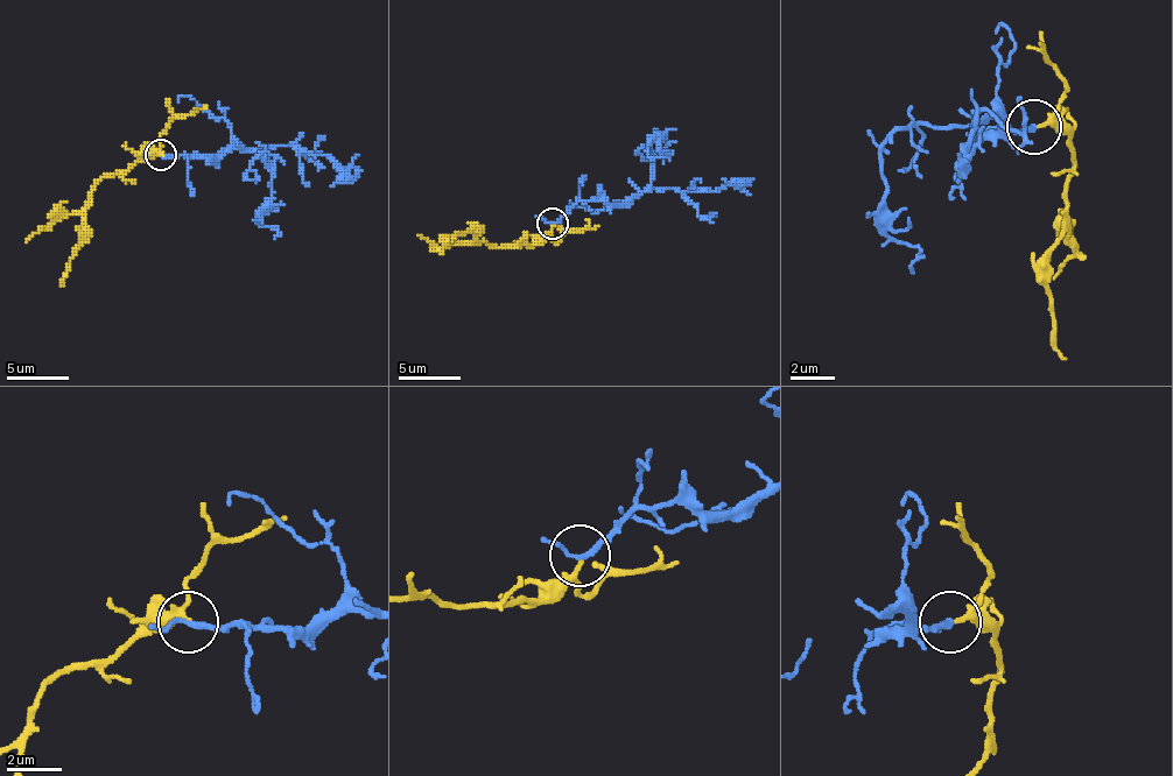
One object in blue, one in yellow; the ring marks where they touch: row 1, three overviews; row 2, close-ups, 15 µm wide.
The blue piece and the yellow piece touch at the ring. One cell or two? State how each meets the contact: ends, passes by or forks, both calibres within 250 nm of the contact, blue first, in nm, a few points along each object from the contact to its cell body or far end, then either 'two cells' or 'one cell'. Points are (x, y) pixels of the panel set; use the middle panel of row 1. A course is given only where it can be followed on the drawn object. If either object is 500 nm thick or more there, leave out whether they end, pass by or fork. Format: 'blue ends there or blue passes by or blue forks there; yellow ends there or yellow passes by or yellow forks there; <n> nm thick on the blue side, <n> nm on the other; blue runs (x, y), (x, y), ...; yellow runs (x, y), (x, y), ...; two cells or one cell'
blue passes by; yellow passes by; 160 nm thick on the blue side, 180 nm on the other; blue runs (552, 223), (580, 200), (632, 200), (651, 182), (664, 135), (648, 148), (651, 157), (667, 154); yellow runs (552, 226), (533, 245), (492, 247), (480, 241), (471, 228), (452, 241); one cell

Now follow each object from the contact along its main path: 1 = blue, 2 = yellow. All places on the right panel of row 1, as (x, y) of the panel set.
1: (1033, 128), (995, 133), (995, 117), (962, 128), (918, 122), (879, 149), (885, 220), (918, 248), (912, 275)
2: (1038, 128), (1054, 122), (1070, 139), (1076, 171), (1066, 182), (1066, 220), (1044, 275), (1066, 357)

